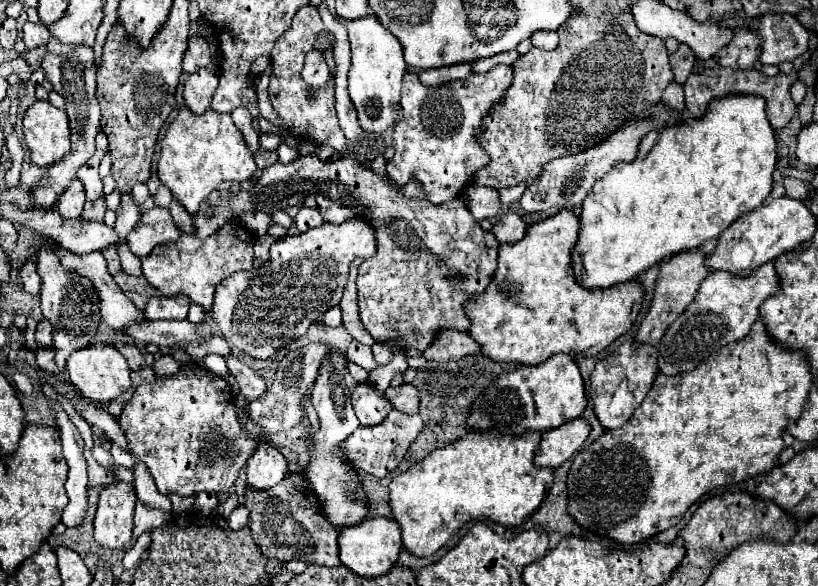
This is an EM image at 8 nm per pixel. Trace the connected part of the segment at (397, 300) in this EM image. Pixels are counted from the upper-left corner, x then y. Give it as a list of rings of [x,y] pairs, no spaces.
[[[356,152],[342,154],[334,162],[322,162],[314,154],[298,156],[290,164],[276,162],[274,170],[264,172],[258,180],[258,194],[254,192],[218,192],[214,190],[208,200],[200,206],[200,212],[194,216],[196,224],[196,236],[204,238],[216,232],[220,226],[228,224],[230,220],[238,218],[246,210],[260,210],[266,214],[272,214],[276,210],[286,210],[288,206],[296,206],[304,200],[304,188],[308,188],[308,194],[314,196],[320,214],[324,222],[330,224],[342,224],[344,220],[350,220],[352,216],[364,216],[372,228],[376,228],[376,256],[364,260],[358,274],[358,310],[360,310],[360,322],[370,332],[370,336],[376,342],[390,342],[396,346],[408,346],[416,350],[426,350],[440,328],[456,328],[460,332],[468,330],[468,318],[464,314],[464,302],[470,296],[482,294],[486,286],[492,280],[492,274],[496,272],[496,252],[498,242],[490,232],[484,232],[480,224],[474,220],[474,216],[468,212],[464,202],[460,198],[434,206],[428,204],[428,200],[412,200],[400,192],[400,188],[384,178],[378,172],[372,172],[366,168]]]

